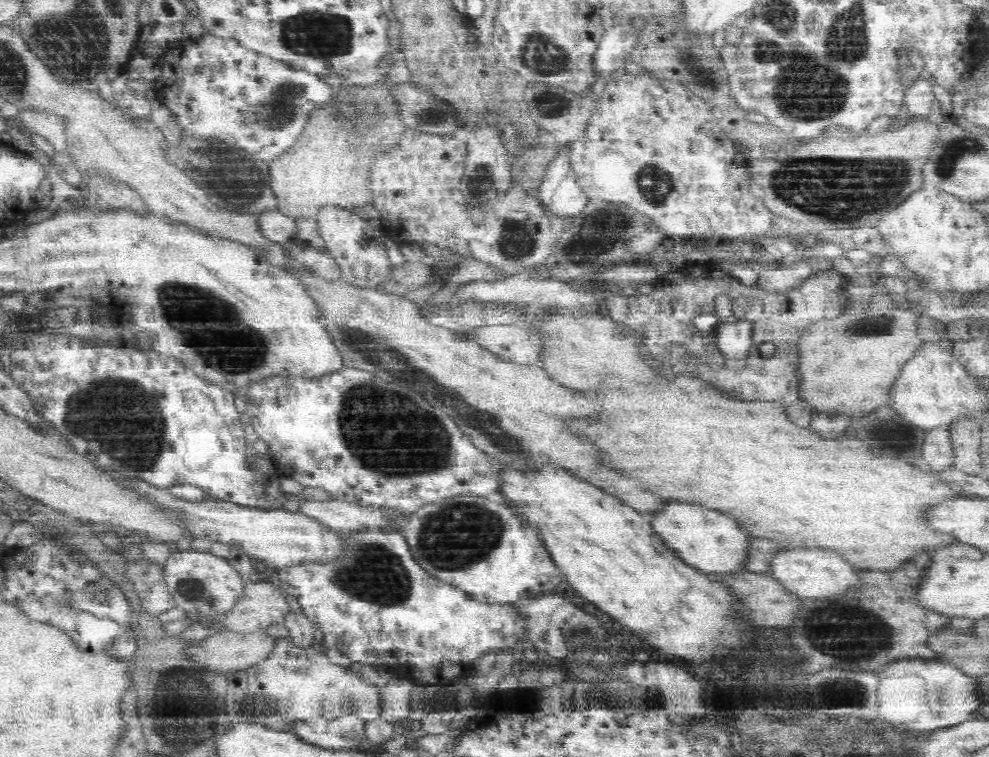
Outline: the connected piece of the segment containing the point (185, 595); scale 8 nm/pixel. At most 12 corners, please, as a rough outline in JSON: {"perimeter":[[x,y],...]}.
{"perimeter":[[174,550],[163,577],[175,604],[218,619],[246,592],[208,551]]}

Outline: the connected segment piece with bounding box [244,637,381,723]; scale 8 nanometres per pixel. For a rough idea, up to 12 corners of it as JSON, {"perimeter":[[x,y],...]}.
{"perimeter":[[278,640],[245,668],[288,723],[381,712],[377,687],[326,652]]}

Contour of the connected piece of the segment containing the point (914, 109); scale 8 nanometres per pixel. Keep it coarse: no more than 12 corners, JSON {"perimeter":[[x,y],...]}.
{"perimeter":[[926,76],[907,87],[904,117],[927,117],[937,103]]}

